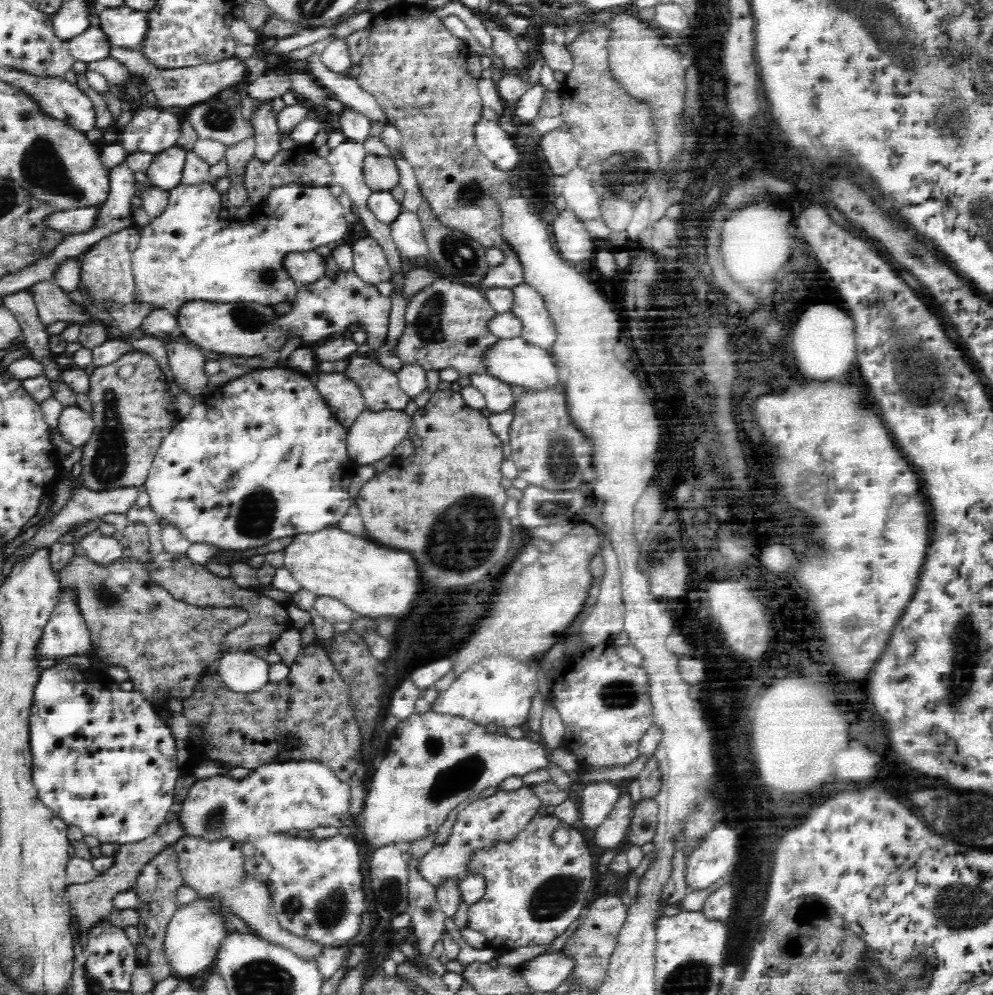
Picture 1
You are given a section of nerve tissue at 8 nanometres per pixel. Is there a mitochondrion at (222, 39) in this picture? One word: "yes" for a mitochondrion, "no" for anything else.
no

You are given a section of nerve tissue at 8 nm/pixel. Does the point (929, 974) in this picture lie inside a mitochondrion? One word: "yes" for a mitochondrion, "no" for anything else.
no

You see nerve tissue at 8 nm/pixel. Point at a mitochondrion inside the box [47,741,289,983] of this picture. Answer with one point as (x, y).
(216, 817)

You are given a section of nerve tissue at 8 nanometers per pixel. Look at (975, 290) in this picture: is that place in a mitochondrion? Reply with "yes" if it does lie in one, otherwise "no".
no

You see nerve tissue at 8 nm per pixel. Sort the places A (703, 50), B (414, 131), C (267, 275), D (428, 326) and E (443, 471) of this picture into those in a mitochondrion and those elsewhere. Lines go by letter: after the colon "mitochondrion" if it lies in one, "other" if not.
A: other
B: other
C: mitochondrion
D: mitochondrion
E: other

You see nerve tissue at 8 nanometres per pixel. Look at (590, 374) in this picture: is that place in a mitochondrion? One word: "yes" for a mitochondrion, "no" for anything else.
no

